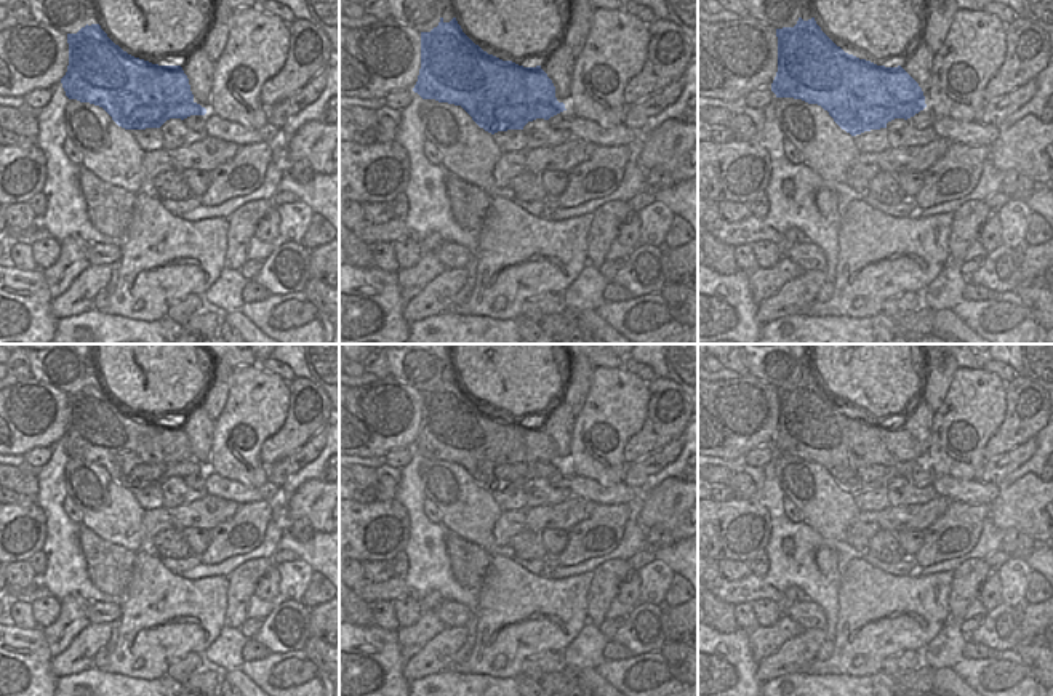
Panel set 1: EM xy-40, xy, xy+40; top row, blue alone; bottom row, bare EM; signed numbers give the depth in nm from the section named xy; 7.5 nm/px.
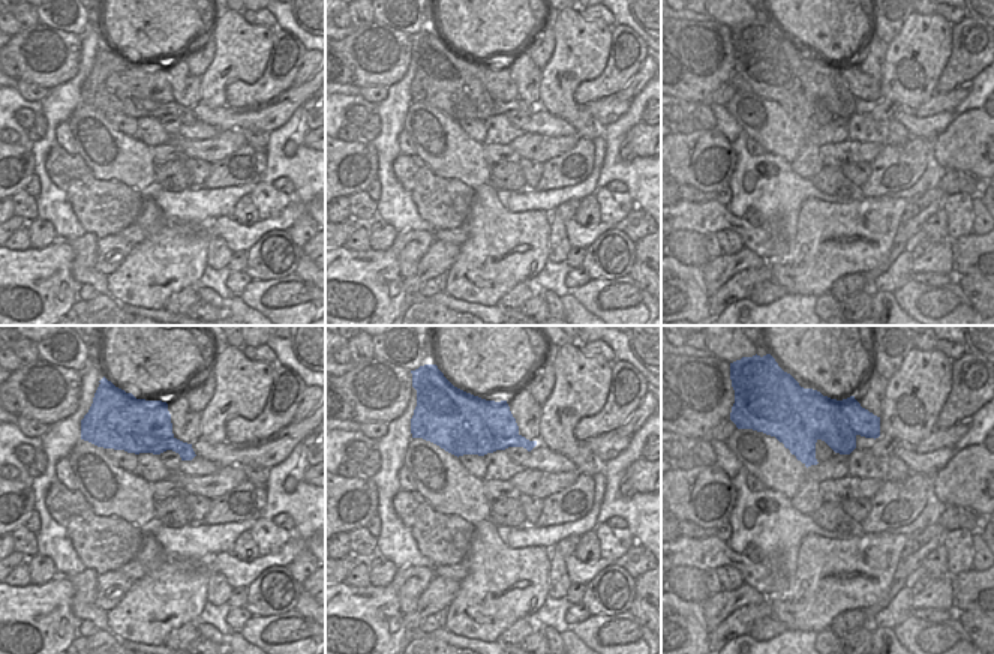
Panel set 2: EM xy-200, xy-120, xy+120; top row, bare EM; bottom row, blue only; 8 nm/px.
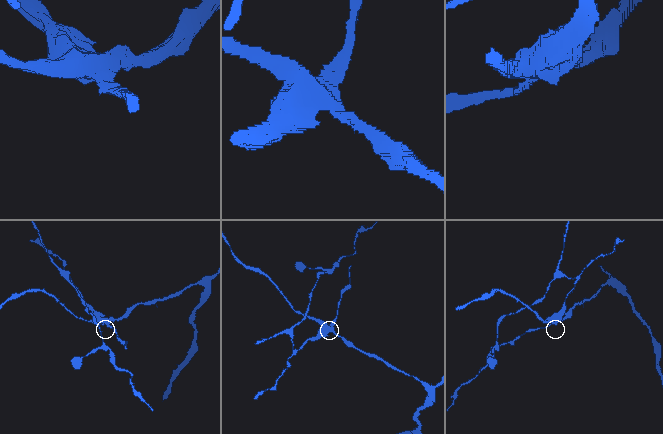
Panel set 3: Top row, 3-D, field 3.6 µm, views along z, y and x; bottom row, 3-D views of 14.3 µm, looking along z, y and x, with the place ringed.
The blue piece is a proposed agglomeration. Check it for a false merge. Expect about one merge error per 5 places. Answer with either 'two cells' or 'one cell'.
two cells

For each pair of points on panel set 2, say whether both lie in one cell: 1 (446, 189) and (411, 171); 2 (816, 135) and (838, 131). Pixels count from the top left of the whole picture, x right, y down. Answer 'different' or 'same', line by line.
1: same
2: same

